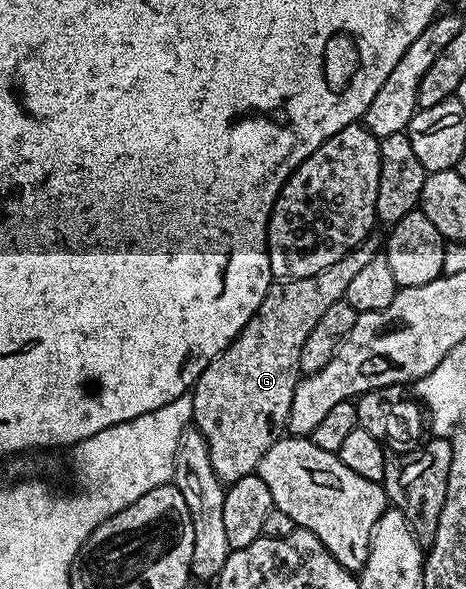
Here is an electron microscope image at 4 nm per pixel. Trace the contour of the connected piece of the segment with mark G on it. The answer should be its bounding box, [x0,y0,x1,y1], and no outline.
[190,235,382,486]

